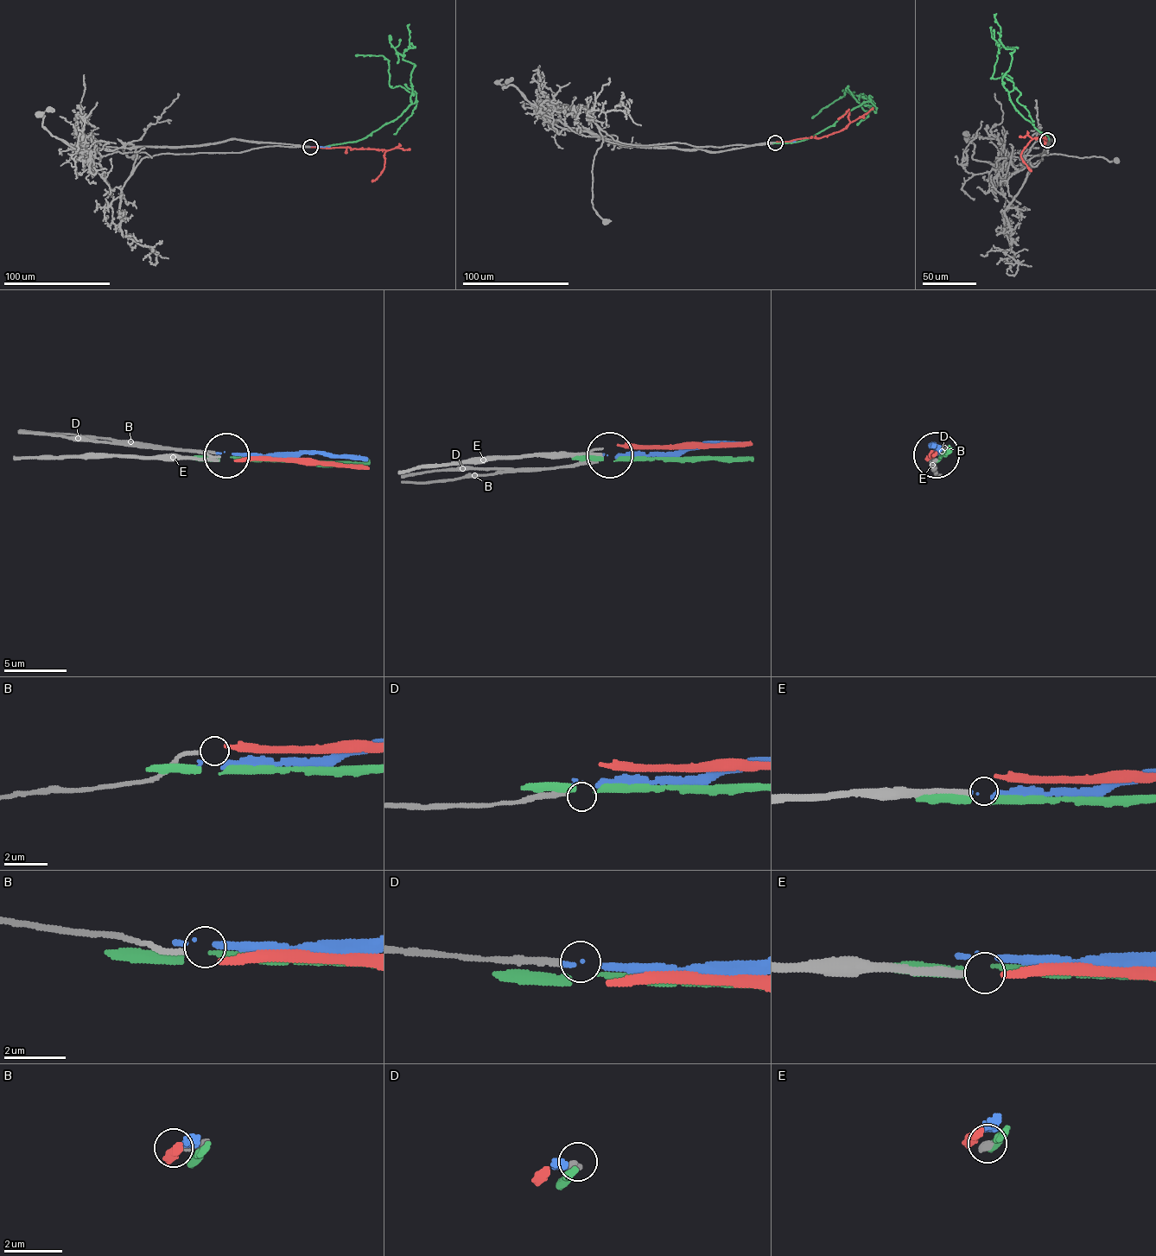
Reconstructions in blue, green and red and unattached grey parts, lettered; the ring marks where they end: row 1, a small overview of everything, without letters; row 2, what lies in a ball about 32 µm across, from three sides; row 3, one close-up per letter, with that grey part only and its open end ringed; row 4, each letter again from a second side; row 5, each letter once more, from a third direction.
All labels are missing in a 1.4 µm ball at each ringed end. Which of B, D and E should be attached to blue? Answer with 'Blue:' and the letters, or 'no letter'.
Blue: no letter

